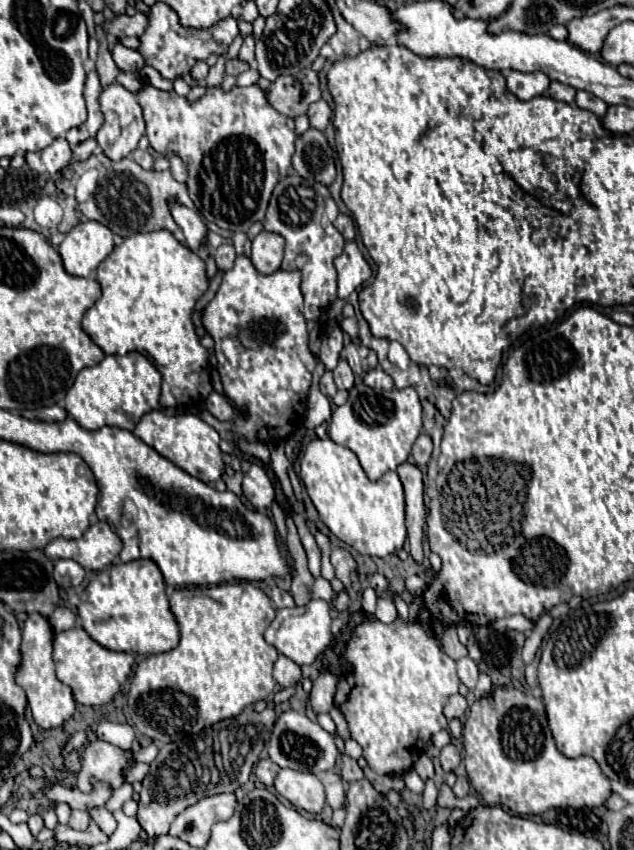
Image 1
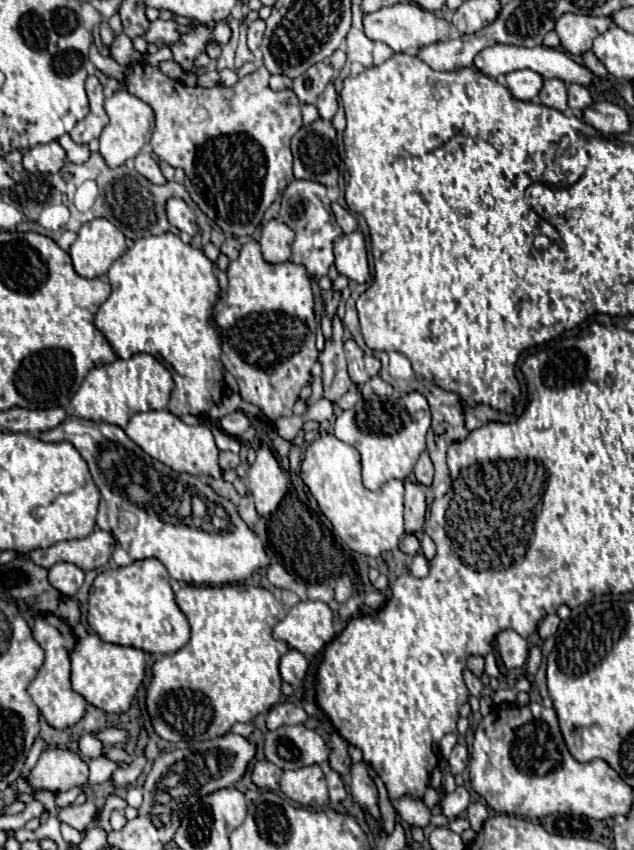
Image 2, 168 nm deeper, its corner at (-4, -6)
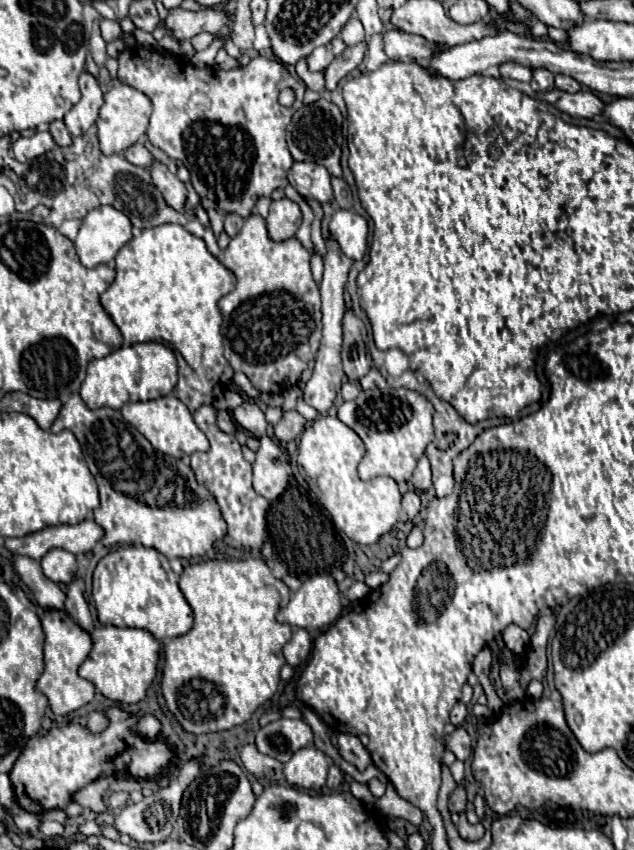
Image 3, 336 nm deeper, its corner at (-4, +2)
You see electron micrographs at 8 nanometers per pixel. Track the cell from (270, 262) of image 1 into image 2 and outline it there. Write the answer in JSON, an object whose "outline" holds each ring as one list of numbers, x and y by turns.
{"outline":[[276,218,270,220,264,226,262,238,260,238,264,260,268,260,270,264,288,262,292,242,294,242,294,232,286,224,282,224,280,220,276,220]]}

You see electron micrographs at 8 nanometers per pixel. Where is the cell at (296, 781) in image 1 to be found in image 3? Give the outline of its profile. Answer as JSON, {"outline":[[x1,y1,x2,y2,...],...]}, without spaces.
{"outline":[[316,746,300,748,300,752,296,752,292,760,284,764,284,776,292,786,320,790,326,784,328,764,330,760,326,760,326,754]]}

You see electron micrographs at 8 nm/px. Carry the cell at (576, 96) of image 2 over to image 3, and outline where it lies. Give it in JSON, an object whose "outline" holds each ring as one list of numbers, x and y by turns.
{"outline":[[558,74,556,76,556,88,558,90,564,90,564,92,578,92,580,90,580,84,574,78,570,78,570,76]]}

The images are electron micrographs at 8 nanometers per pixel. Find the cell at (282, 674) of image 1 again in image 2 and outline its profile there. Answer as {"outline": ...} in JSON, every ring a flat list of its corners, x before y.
{"outline":[[288,650,280,660,280,676,294,688,302,684,306,670,308,670,308,660,296,650]]}

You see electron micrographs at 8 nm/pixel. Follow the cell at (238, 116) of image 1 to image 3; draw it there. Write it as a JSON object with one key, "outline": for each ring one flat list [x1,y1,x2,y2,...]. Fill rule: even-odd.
{"outline":[[138,44,122,50,118,62,120,82,144,92,152,102,150,126,146,132,148,140,156,148,164,150,170,158,182,160,182,164,192,174,192,186,200,198,216,202,218,210,222,212,236,212,242,218,248,218,260,196,270,196,274,188,288,184,286,174,294,160,288,152,284,132,292,114,302,106,306,84,296,74,292,74,282,62,258,56,252,58,248,66,240,66,234,70,196,68,190,62,178,60,178,56,146,50],[284,88,292,88,296,94,296,102,290,108,278,104,278,94]]}

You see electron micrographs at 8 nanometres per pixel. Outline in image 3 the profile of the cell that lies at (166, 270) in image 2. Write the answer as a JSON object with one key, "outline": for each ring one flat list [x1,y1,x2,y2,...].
{"outline":[[162,224,156,228,137,231,130,242,120,248,120,252,116,254,116,280,100,296,100,302,112,316,114,324,120,328,126,346,136,342,166,342,182,352,184,360,194,372,200,372,216,388,224,390,232,380,232,368,222,354,222,314,218,308,218,300,226,296,234,288,234,284,234,272,222,266,208,252,202,238,192,236,180,224]]}

